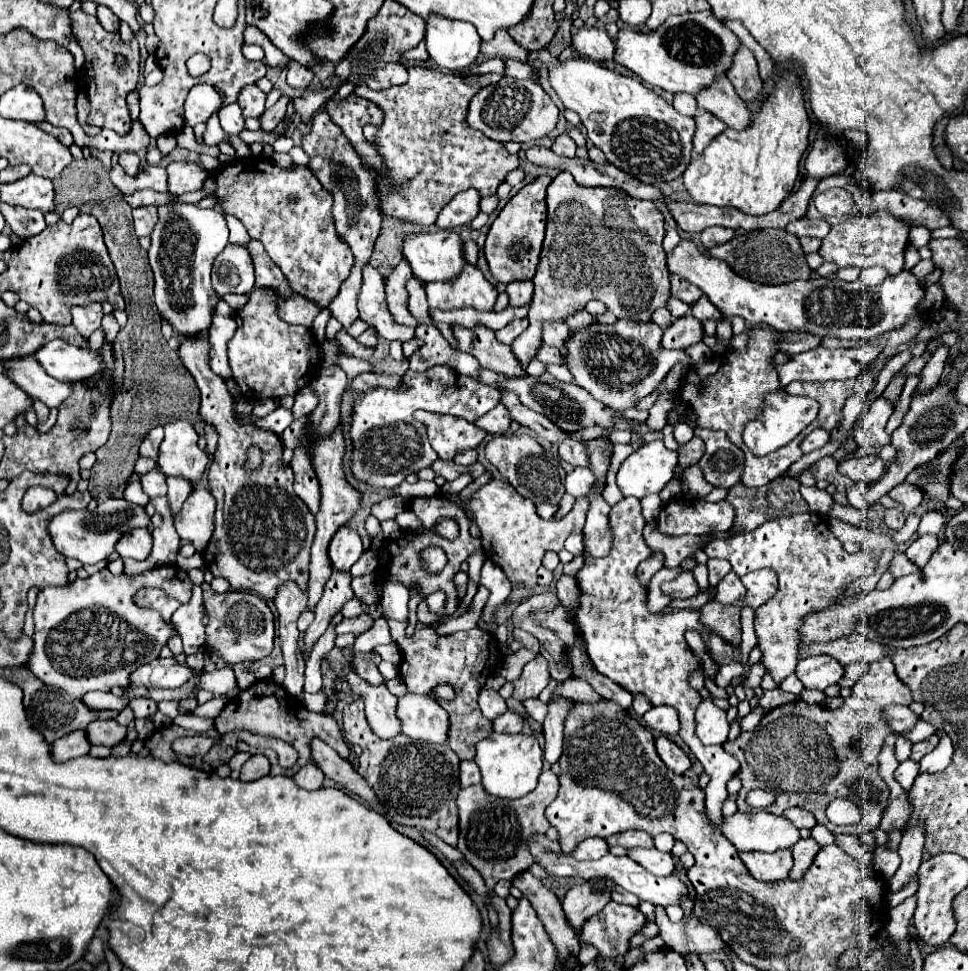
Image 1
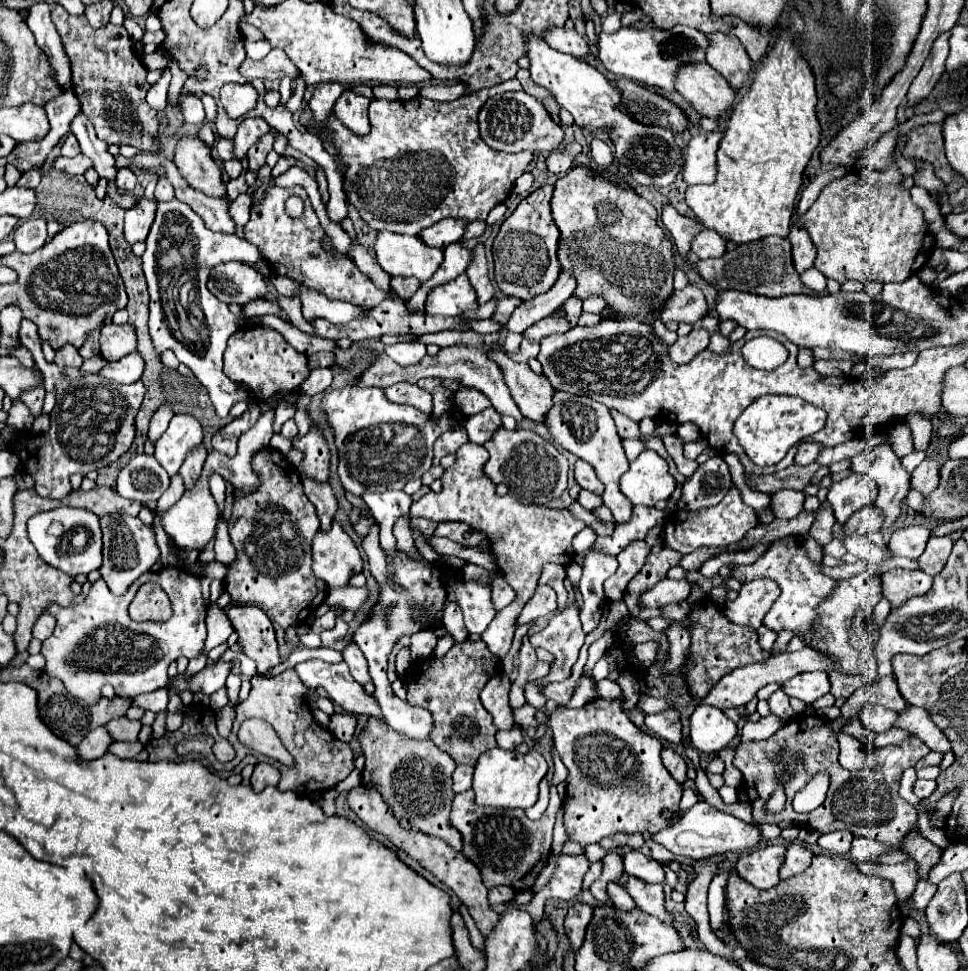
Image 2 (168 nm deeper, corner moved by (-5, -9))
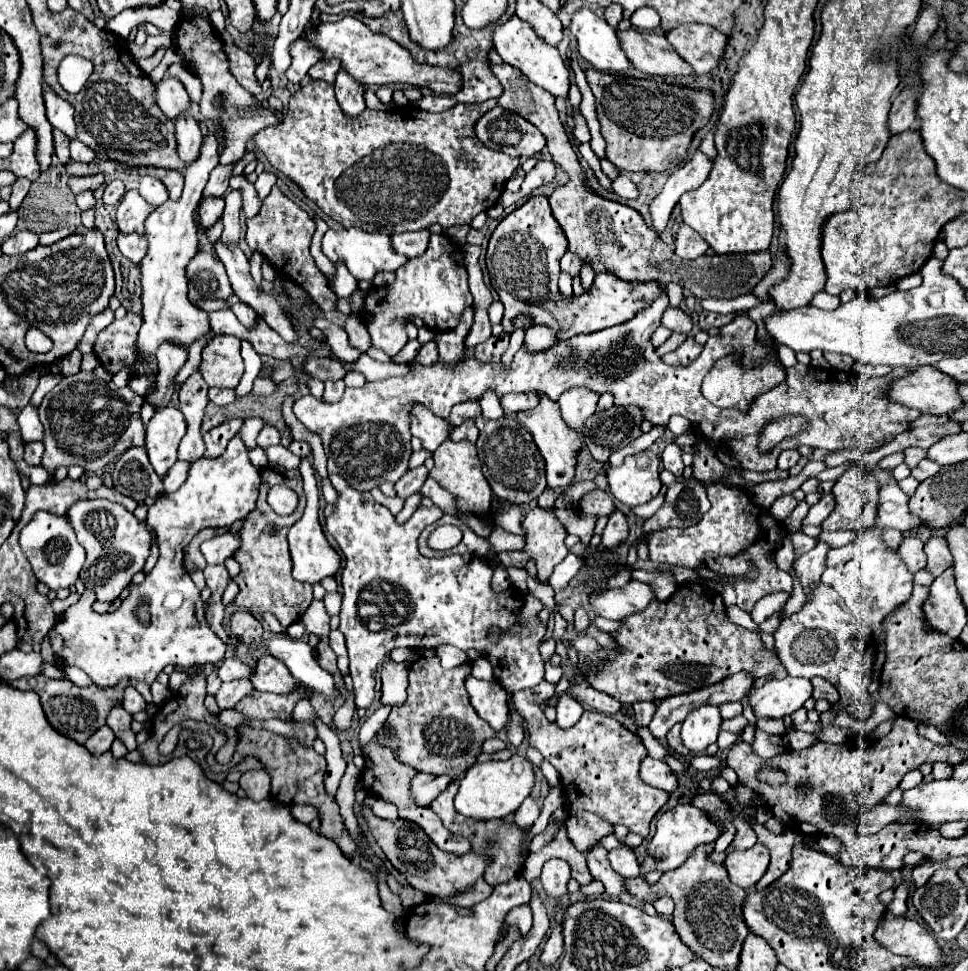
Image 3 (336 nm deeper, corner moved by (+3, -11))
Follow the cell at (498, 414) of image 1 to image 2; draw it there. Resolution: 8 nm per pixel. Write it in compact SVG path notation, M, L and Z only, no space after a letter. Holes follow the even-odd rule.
M487 408L481 414L469 416L465 426L469 440L475 444L485 444L489 438L493 438L495 430L499 428L501 428L501 414L495 412L495 408Z

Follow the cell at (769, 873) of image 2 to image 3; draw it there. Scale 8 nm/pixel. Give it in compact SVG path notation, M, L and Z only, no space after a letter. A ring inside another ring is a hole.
M759 842L747 850L735 850L725 858L729 878L745 890L753 888L759 882L767 866L769 866L769 850Z

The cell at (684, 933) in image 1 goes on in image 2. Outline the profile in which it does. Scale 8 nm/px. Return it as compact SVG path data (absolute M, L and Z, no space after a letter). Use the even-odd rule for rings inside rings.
M629 876L627 892L633 896L633 900L637 902L639 910L649 912L651 916L655 916L657 920L661 920L663 924L677 928L673 914L669 914L667 908L665 908L665 894L663 894L663 890L661 890L661 884L639 882L637 878Z

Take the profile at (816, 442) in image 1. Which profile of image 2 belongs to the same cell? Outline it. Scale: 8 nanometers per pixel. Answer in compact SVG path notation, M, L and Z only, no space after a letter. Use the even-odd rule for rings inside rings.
M803 442L799 446L799 450L797 450L795 462L801 464L801 466L807 466L807 464L811 464L811 462L817 460L817 456L821 454L821 450L823 450L823 444L819 444L819 442Z

